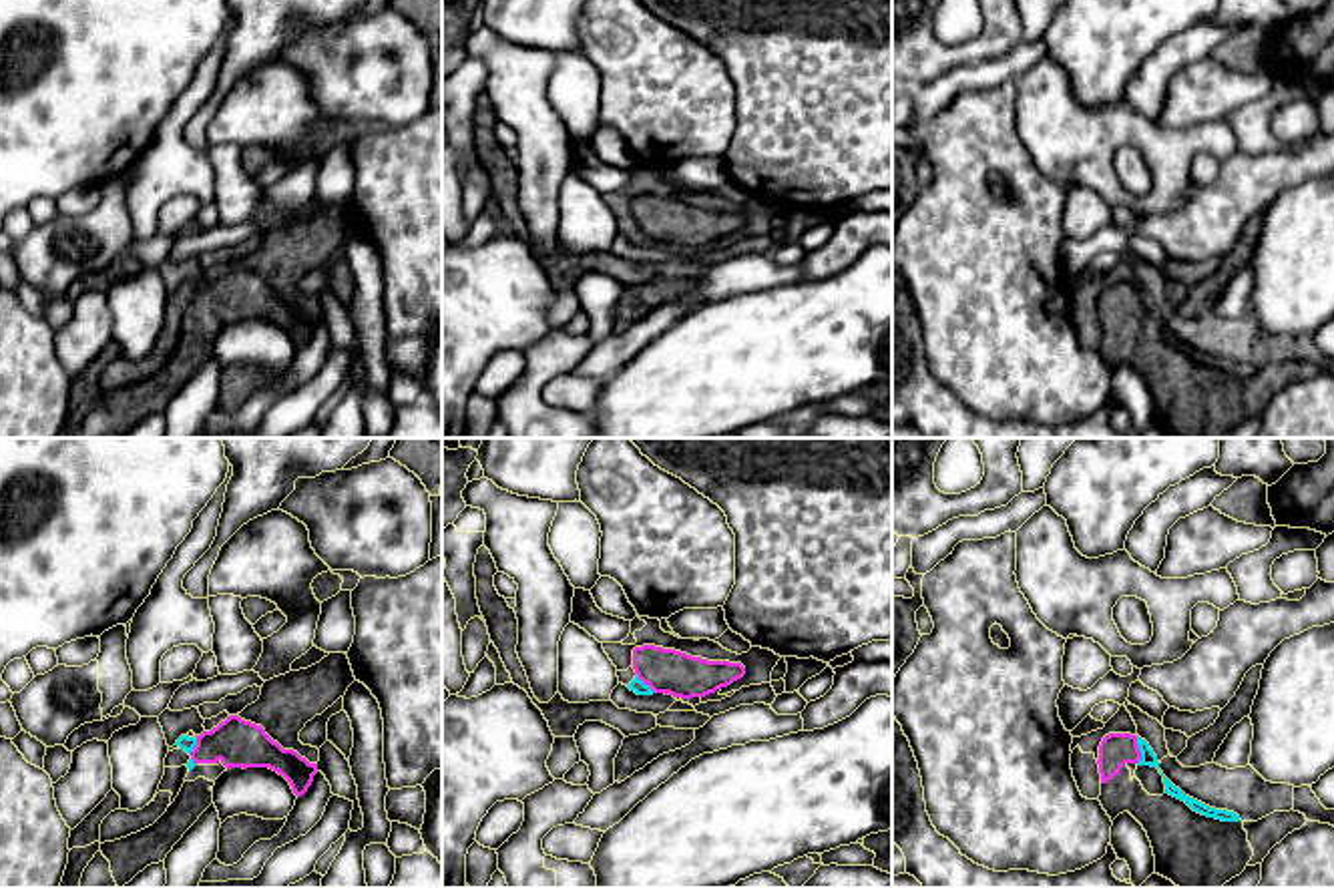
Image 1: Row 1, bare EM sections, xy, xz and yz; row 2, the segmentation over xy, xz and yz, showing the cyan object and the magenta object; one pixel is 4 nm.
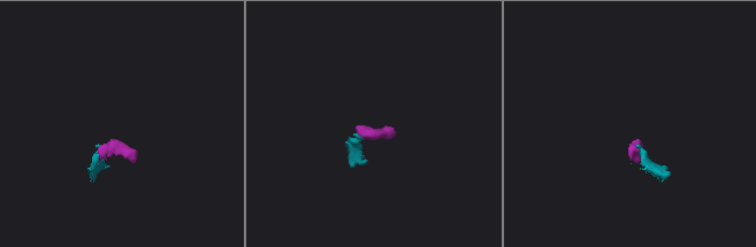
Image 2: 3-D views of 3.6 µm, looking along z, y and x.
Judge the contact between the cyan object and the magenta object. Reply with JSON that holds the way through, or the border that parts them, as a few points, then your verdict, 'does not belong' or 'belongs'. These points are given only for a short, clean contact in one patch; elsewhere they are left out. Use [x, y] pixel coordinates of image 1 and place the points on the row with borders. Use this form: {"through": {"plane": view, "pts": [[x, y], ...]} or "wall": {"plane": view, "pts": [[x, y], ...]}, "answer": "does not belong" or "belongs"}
{"wall": {"plane": "yz", "pts": [[1136, 738], [1138, 764]]}, "answer": "does not belong"}

